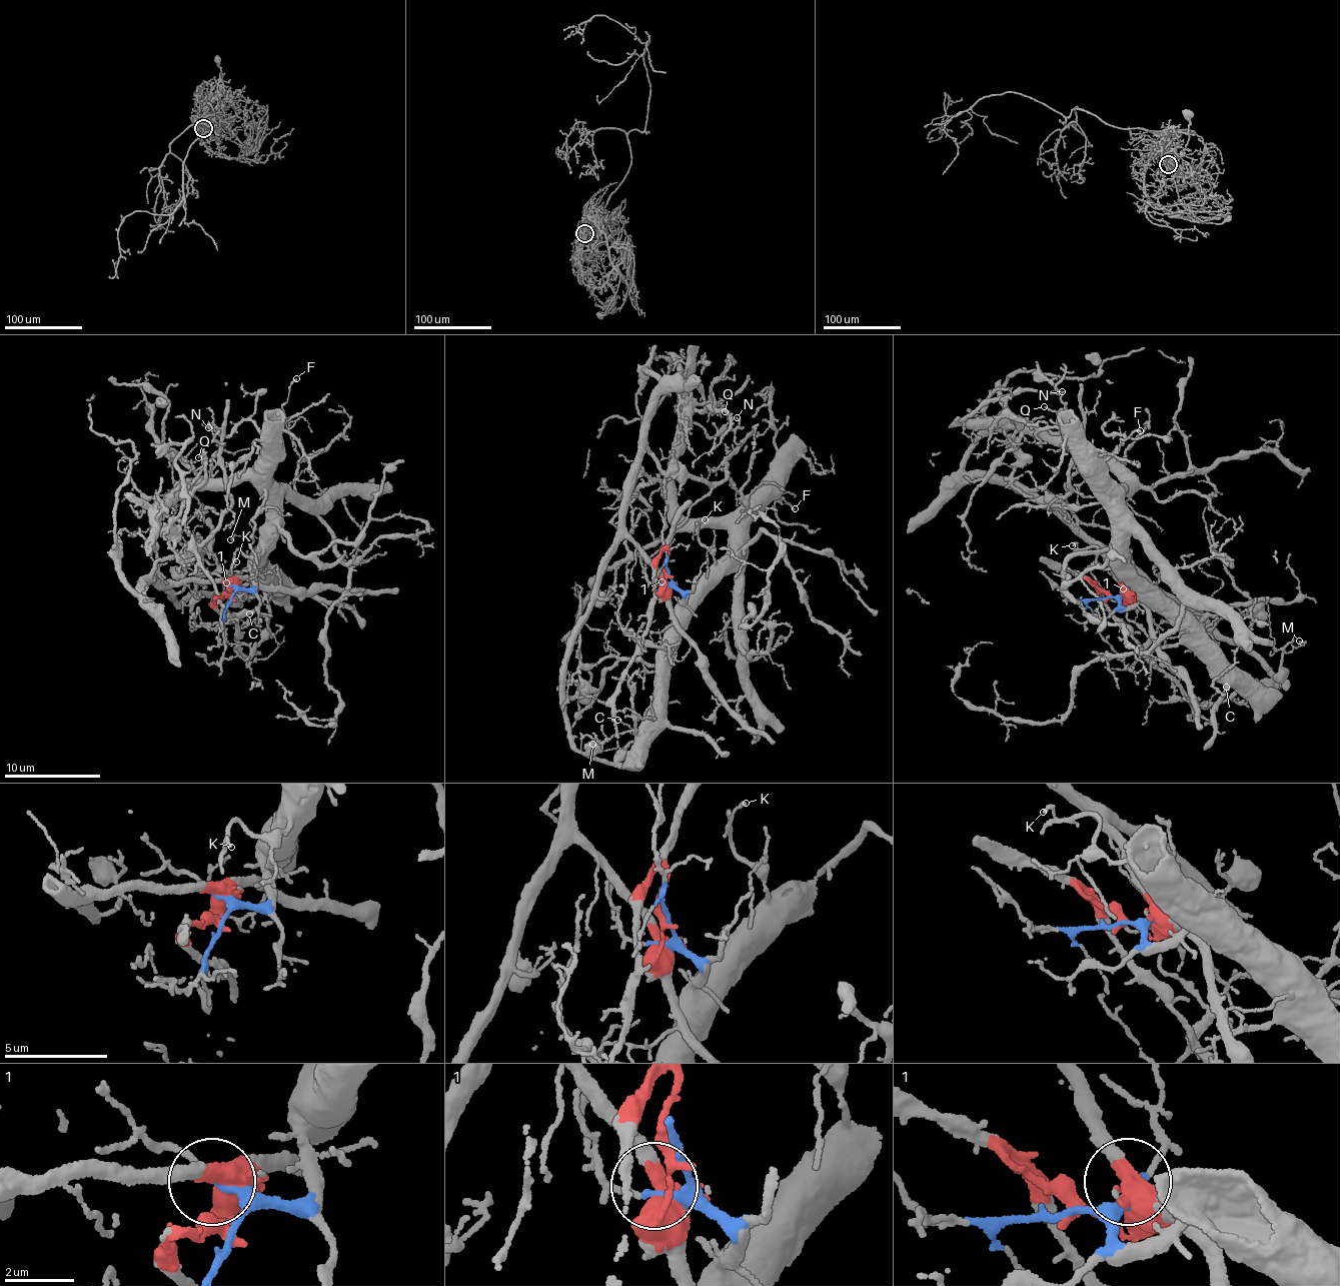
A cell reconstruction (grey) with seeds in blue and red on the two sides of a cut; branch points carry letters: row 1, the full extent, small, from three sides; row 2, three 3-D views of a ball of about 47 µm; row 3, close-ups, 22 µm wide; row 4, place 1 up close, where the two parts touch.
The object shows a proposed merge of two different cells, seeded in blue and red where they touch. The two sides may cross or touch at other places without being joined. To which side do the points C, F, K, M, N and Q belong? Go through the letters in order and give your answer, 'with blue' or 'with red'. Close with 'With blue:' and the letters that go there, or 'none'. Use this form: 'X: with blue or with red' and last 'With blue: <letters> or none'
C: with blue
F: with blue
K: with blue
M: with red
N: with blue
Q: with blue
With blue: C, F, K, N, Q

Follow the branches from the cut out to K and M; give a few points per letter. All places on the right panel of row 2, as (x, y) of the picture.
K: (1107, 597), (1129, 606), (1138, 598), (1137, 585), (1103, 569), (1097, 562), (1097, 547), (1081, 548), (1071, 545)
M: (1107, 597), (1125, 592), (1103, 552), (1209, 631), (1252, 648), (1274, 686), (1298, 639)

